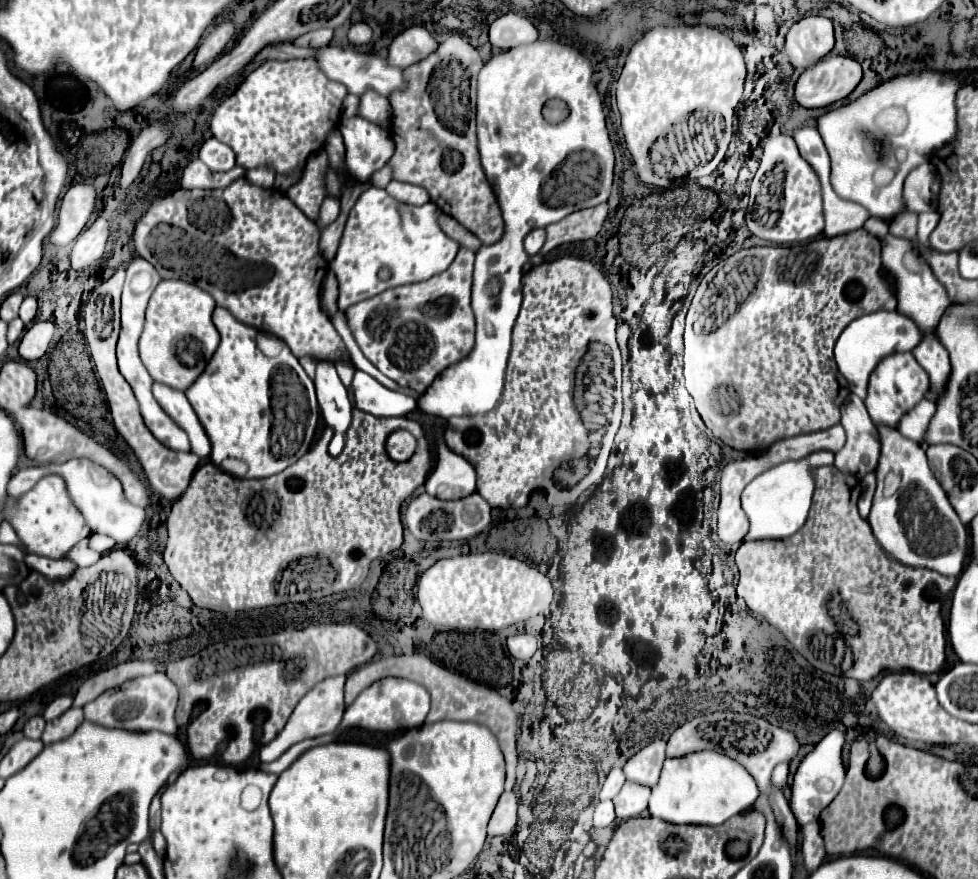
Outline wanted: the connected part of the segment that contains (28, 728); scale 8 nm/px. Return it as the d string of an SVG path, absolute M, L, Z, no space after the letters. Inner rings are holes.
M33 716L31 720L27 720L27 724L23 726L23 736L31 738L31 740L39 740L45 728L45 720L43 716Z

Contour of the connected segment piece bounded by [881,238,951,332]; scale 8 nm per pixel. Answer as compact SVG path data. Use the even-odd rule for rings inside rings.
M883 238L883 268L895 278L895 296L897 296L897 310L913 318L921 330L931 332L937 326L943 310L949 306L949 296L945 286L933 276L927 262L921 258L917 248L905 238Z

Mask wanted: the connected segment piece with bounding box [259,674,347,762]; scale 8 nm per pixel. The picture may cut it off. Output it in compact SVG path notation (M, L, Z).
M331 676L325 678L323 682L319 682L313 690L309 690L301 702L295 706L287 726L283 728L283 732L279 732L279 736L275 740L271 740L271 744L265 744L259 752L259 760L261 762L273 762L277 760L283 752L287 752L293 744L305 740L305 738L317 738L321 734L329 734L335 732L339 722L341 722L341 702L343 702L343 688L345 688L347 676Z

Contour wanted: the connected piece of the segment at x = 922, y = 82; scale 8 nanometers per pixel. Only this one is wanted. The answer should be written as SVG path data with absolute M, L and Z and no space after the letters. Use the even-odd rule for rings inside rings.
M921 70L893 76L875 88L861 94L857 100L847 102L841 108L835 108L817 118L817 130L825 142L825 148L831 158L831 186L833 190L851 202L859 202L867 208L873 218L893 220L895 216L907 212L907 204L903 200L903 180L911 168L919 162L925 162L931 152L947 142L951 142L957 134L955 128L955 92L957 92L957 74L939 72L939 70ZM905 124L903 130L895 128ZM879 170L889 170L889 180L879 178Z

